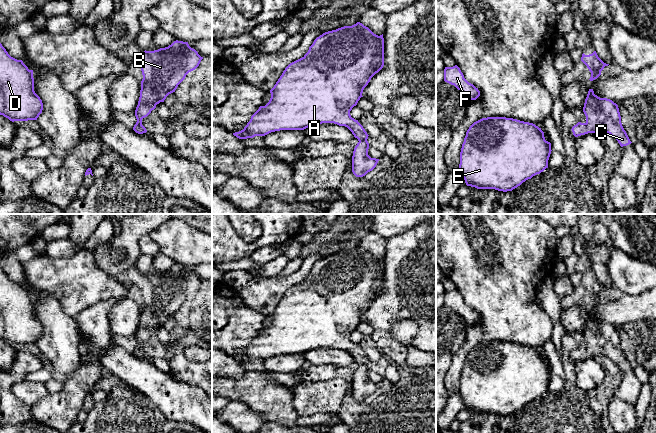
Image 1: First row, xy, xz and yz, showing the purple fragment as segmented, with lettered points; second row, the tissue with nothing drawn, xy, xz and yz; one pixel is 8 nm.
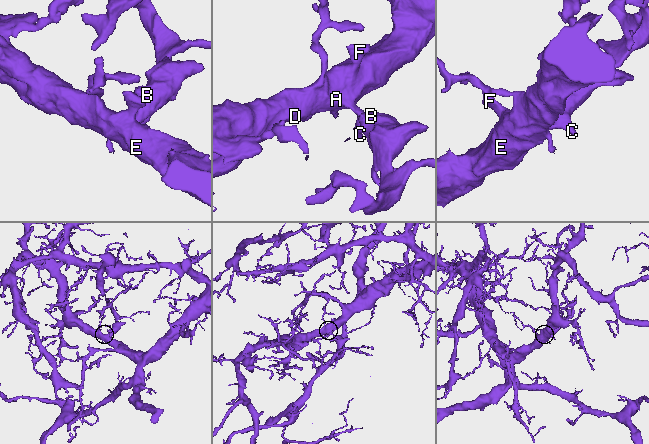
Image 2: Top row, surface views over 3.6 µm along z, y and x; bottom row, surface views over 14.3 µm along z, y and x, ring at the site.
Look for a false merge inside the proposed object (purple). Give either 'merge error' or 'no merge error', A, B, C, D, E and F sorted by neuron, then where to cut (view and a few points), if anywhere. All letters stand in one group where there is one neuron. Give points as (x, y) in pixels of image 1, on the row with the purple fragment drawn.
no merge error; A B C D E F; no cut

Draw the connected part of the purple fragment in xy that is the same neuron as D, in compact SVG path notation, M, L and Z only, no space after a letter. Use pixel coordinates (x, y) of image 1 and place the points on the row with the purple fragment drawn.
M0 43L0 115L12 122L37 120L42 110L42 100L34 91L33 70L11 57Z

